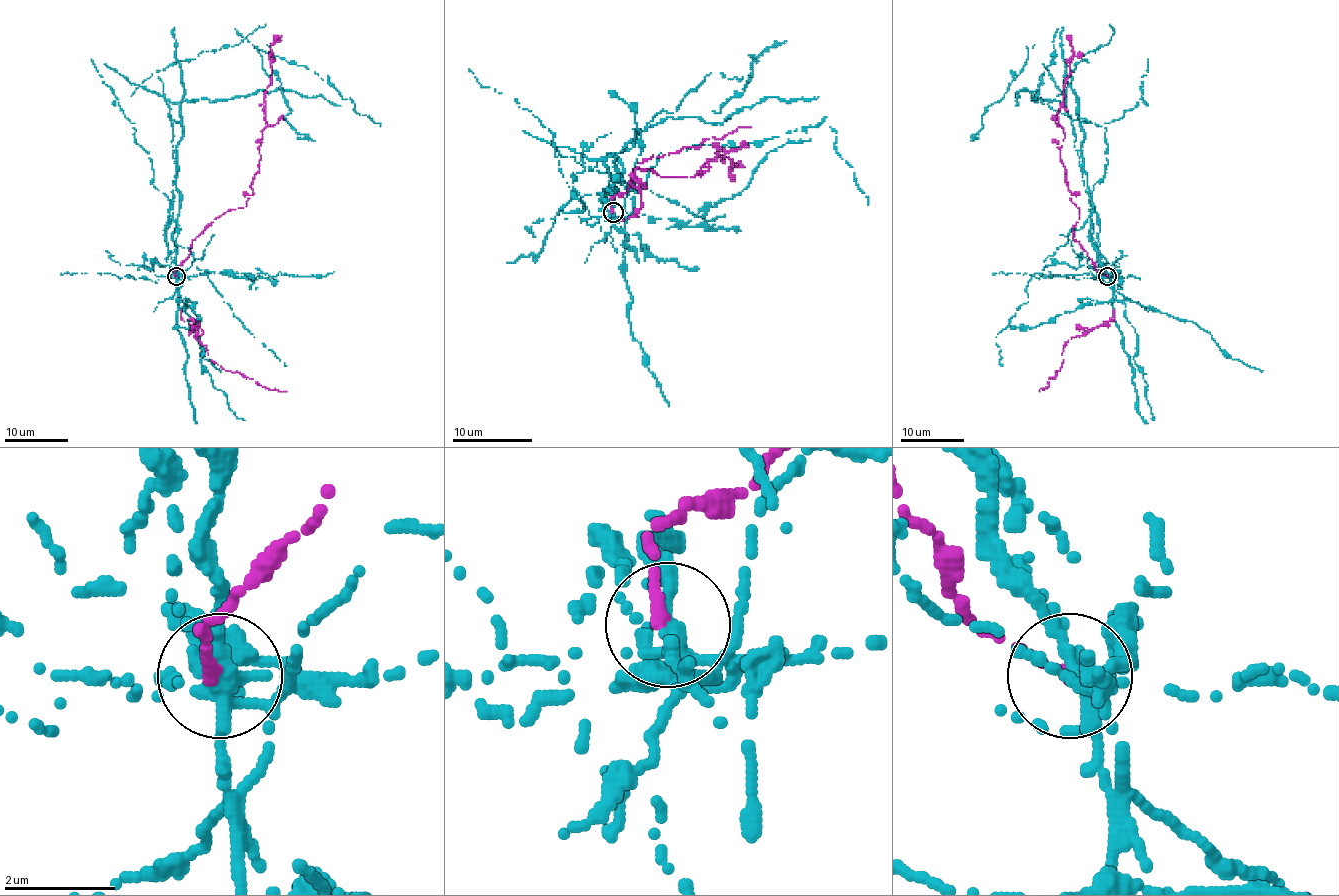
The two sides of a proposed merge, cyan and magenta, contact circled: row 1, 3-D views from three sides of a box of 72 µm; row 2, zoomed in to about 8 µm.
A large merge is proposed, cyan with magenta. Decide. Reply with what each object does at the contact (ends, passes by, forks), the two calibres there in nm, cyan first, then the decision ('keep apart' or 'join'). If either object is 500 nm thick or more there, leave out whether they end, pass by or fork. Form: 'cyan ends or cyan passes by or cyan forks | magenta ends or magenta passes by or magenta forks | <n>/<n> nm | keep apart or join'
cyan forks | magenta ends | 280/200 nm | keep apart

